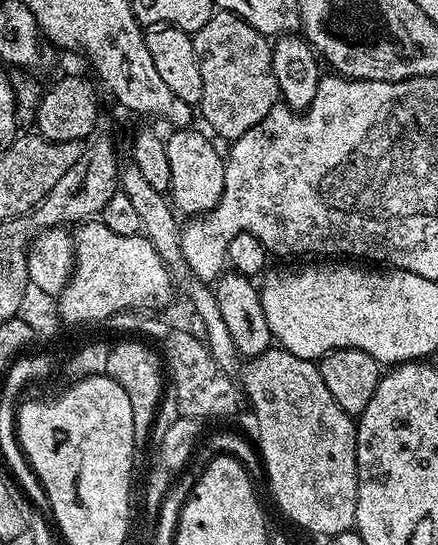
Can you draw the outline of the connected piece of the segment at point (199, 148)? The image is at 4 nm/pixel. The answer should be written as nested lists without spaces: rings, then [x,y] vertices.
[[[189,126],[173,131],[172,137],[166,140],[166,158],[170,158],[170,203],[177,213],[185,212],[185,217],[195,218],[205,215],[218,206],[222,198],[222,190],[226,182],[226,170],[224,169],[225,157],[219,152],[206,137],[200,132],[195,132],[195,127]]]

